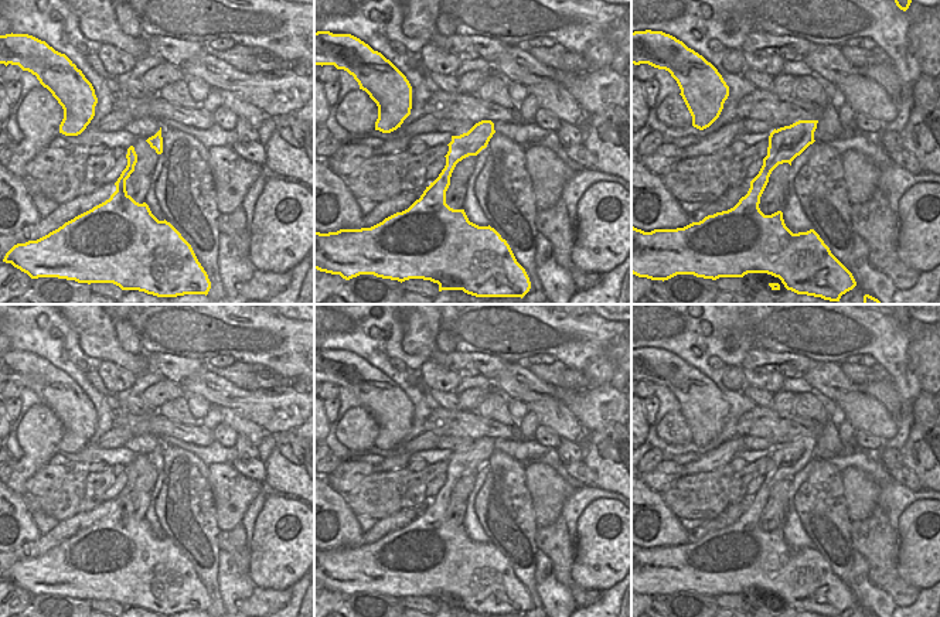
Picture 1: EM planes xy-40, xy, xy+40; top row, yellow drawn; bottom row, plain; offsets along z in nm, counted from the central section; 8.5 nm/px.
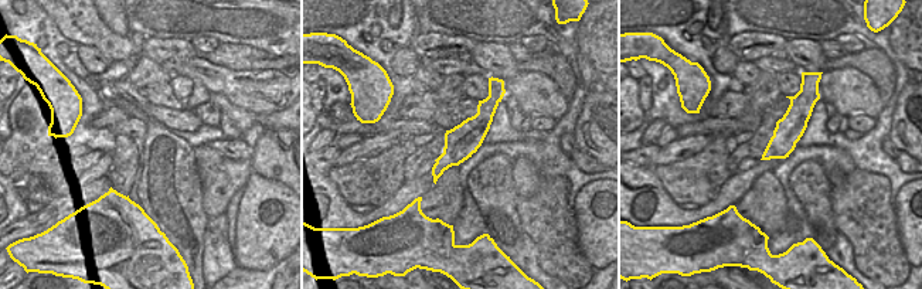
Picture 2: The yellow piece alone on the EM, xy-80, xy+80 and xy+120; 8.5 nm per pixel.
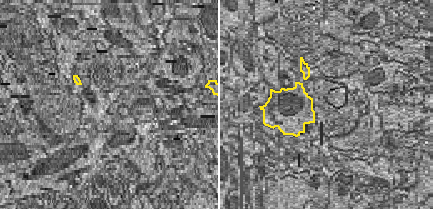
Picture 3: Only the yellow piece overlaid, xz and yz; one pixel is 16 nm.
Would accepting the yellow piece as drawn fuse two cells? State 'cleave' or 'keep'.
keep

